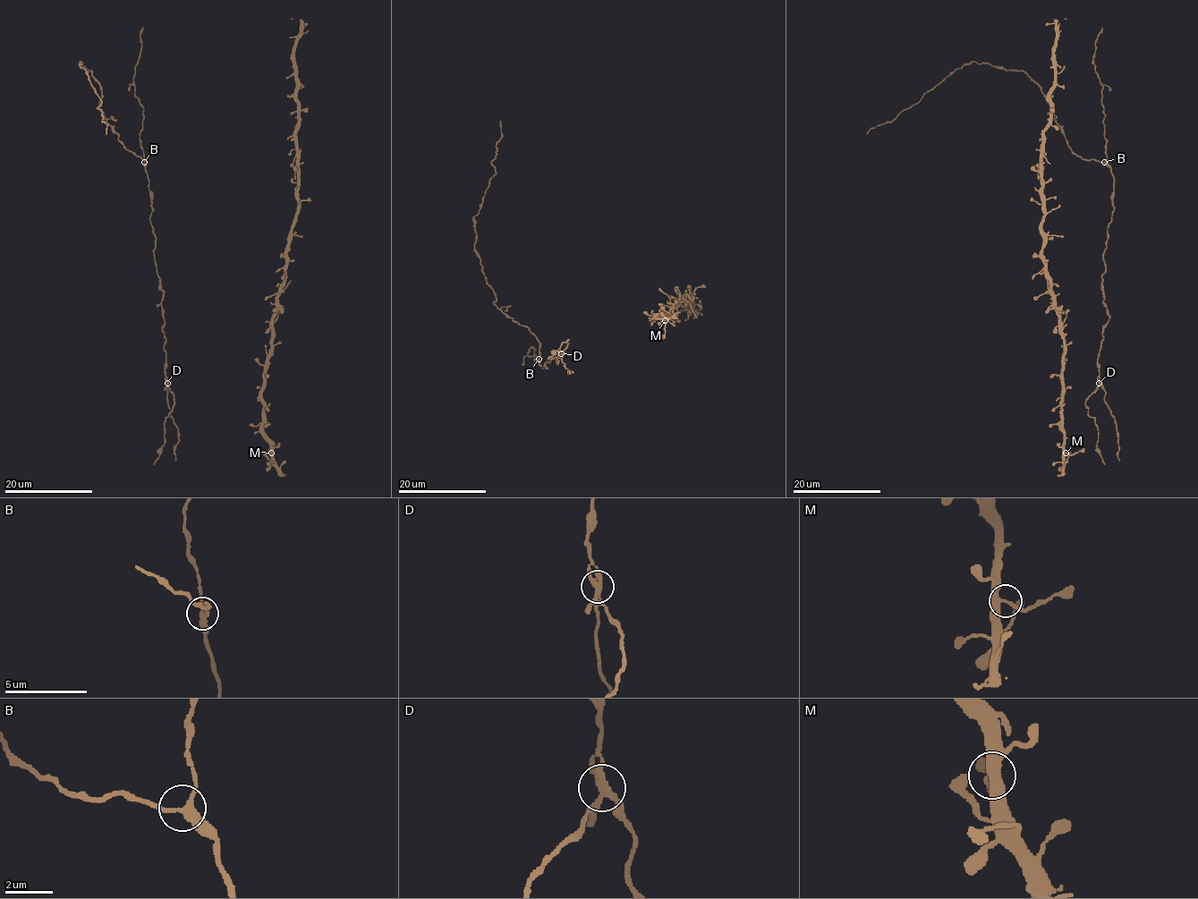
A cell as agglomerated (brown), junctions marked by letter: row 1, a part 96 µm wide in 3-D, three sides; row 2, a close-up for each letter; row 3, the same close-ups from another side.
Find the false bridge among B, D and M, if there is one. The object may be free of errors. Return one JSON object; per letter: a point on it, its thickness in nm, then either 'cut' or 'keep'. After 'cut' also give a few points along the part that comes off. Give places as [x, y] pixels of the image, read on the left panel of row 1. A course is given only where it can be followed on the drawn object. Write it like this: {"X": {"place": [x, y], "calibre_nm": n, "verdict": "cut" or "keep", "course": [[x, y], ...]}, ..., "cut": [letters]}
{"B": {"place": [144, 162], "calibre_nm": 260, "verdict": "keep"}, "D": {"place": [167, 383], "calibre_nm": 260, "verdict": "cut", "course": [[167, 383], [174, 396], [174, 405], [165, 419], [164, 445], [154, 464]]}, "M": {"place": [271, 453], "calibre_nm": 320, "verdict": "keep"}, "cut": ["D"]}

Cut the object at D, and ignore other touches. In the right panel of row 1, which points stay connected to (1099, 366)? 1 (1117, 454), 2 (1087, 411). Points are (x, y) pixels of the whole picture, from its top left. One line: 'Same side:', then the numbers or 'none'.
Same side: 1

